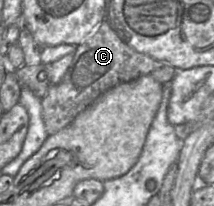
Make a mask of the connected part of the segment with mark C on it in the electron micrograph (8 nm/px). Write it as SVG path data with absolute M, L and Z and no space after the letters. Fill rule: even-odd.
M103 20L96 30L76 47L73 60L62 80L50 85L45 96L41 98L41 116L45 130L48 135L59 132L101 94L118 84L149 75L165 85L174 78L176 71L173 66L131 48L110 24Z

